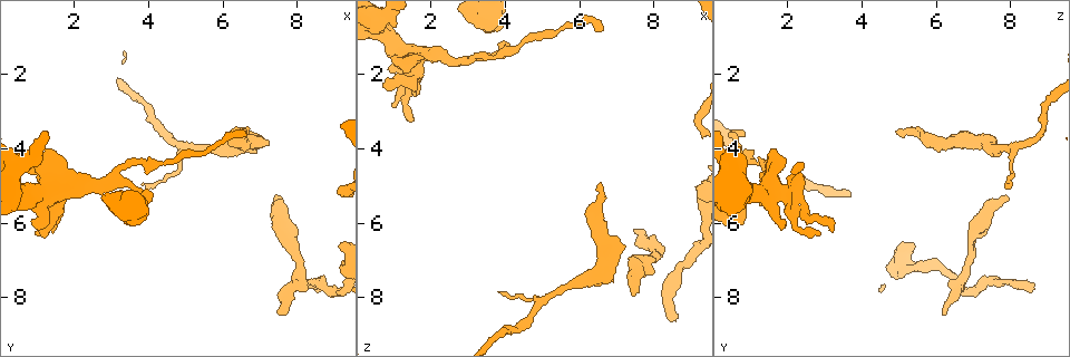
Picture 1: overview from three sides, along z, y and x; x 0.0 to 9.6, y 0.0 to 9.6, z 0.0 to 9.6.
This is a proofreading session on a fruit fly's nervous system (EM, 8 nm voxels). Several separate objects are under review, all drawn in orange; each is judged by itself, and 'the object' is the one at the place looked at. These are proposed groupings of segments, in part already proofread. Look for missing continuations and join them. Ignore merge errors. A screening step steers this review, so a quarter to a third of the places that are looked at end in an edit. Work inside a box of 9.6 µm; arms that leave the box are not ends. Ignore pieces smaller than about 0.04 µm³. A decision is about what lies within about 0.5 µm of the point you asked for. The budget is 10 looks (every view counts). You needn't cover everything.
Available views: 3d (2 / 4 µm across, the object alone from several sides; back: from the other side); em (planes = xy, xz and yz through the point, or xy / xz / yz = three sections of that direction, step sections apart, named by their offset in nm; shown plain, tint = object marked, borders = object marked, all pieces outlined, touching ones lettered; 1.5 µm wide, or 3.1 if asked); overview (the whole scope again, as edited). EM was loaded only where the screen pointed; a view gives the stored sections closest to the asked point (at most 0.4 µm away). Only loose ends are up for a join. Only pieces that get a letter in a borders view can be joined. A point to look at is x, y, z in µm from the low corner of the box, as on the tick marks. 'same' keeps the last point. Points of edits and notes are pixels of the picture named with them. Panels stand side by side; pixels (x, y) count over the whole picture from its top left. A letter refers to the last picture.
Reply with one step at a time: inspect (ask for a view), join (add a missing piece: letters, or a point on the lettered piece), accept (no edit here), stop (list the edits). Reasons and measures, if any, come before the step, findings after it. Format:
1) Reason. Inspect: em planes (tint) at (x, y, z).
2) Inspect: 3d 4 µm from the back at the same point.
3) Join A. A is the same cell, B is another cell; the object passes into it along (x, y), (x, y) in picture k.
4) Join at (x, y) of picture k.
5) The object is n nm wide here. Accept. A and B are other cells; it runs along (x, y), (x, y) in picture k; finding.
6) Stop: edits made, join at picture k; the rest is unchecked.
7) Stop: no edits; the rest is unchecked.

Thin end. Inspect: 3d 2 µm at (6.55, 3.60, 0.80).

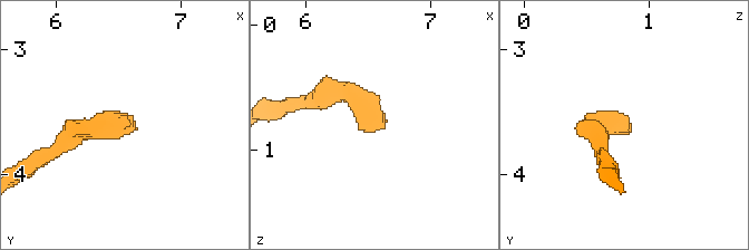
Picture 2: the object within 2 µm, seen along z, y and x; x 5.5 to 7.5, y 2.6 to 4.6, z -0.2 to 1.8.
Need the tissue. Inspect: em planes (borders) at (6.62, 3.64, 0.84).

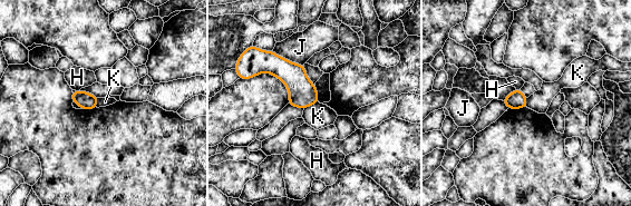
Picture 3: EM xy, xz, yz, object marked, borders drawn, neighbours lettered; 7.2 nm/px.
Accept. H, J and K are other cells; none of them fits.

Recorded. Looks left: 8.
Free end. Inspect: 3d 2 µm at (6.55, 3.60, 4.95).

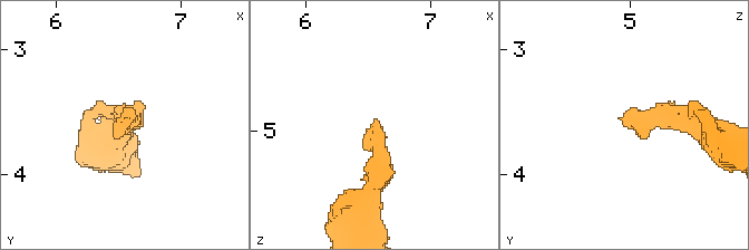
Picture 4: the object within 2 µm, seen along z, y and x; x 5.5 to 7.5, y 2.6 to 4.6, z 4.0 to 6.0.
Now the EM. Inspect: em planes (plain) at (6.56, 3.60, 4.90).

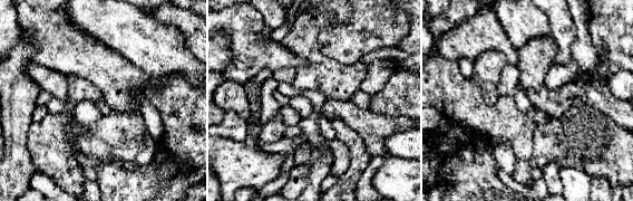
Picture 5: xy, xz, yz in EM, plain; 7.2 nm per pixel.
Inspect: em planes (borders) at the same point.

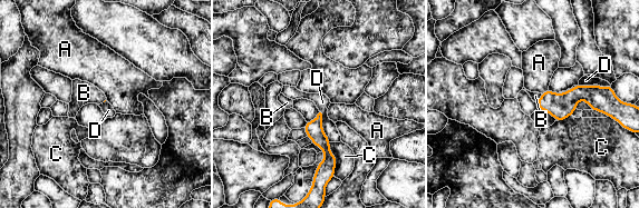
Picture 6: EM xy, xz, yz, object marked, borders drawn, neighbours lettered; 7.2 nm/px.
The longest contact is with C, 260 nm. Join B. B is the same cell, A, C and D are other cells; the cell continues.

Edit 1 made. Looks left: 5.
Branch stops here. Inspect: 3d 4 µm at (1.00, 6.30, 2.80).

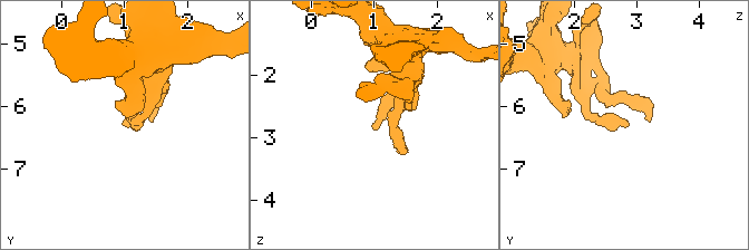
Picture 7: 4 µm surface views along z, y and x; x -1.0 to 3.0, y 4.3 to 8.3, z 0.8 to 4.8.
Inspect: em planes (borders) at (1.00, 6.35, 2.85).

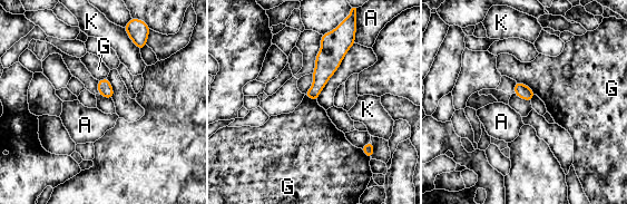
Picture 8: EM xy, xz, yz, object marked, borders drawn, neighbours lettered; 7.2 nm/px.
The longest contact is with G, 180 nm. Accept. A, G and K are other cells; a border runs along (516, 80), (527, 85), (536, 94) in picture 8; none of them fits.

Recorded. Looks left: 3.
Long arm stops here. Inspect: em planes (borders) at (8.60, 7.75, 8.55).

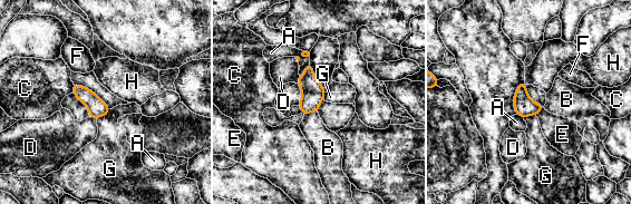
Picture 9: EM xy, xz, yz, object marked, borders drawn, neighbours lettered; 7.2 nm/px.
The object is 140 nm wide here. Join B. B is the same cell, A, C, D, E, F, G and H are other cells; the object passes into it along (312, 94), (311, 112), (324, 143) in picture 9; it goes on there.

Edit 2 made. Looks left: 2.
Stop: edits made, join at picture 6, join at picture 9; the rest is unchecked.

